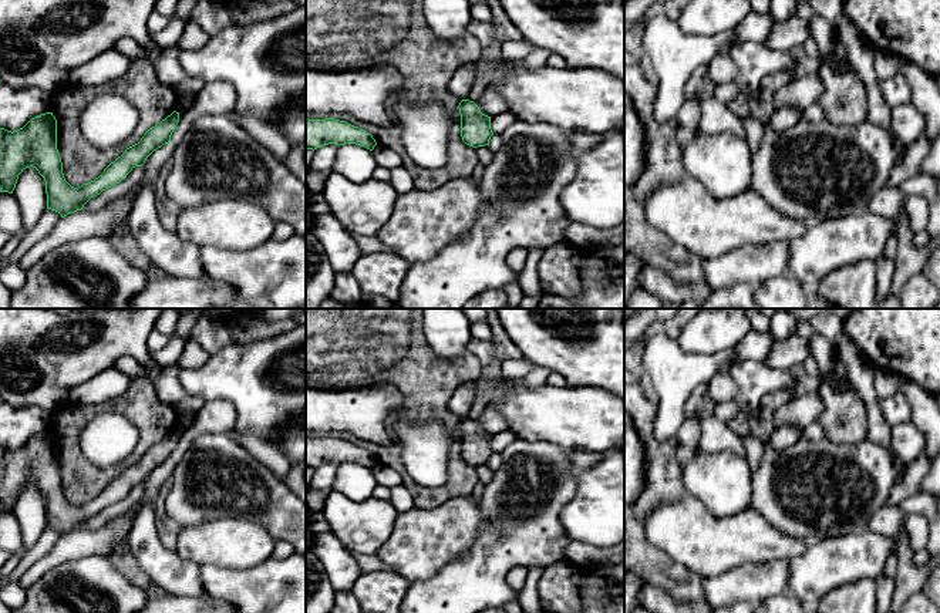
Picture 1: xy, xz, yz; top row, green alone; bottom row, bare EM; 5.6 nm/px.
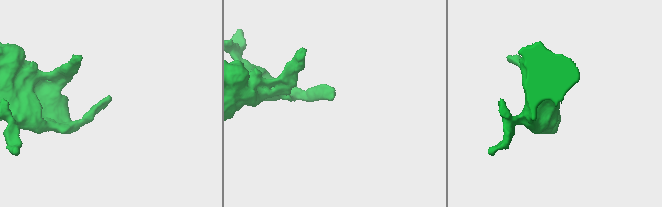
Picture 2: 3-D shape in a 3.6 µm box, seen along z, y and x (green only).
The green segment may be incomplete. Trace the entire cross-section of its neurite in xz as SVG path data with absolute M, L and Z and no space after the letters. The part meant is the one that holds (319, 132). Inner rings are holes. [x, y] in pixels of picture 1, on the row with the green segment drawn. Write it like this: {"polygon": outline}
{"polygon": "M306 118L306 149L314 151L329 144L336 144L338 146L344 144L356 144L370 151L377 145L371 134L346 121L334 118Z"}

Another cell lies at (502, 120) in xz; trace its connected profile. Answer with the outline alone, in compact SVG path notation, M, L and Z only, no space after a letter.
M501 111L491 117L491 129L493 134L501 135L505 128L516 121L516 115L511 111Z

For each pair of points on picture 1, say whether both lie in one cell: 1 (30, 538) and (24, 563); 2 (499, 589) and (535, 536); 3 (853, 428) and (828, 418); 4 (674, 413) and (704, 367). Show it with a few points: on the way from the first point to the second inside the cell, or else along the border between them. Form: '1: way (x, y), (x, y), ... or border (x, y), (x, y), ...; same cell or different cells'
1: border (46, 526), (40, 538), (23, 553); different cells
2: way (499, 575), (499, 569), (521, 548); same cell
3: way (848, 428), (842, 428), (834, 421); same cell
4: way (674, 401), (674, 396), (693, 377); same cell

